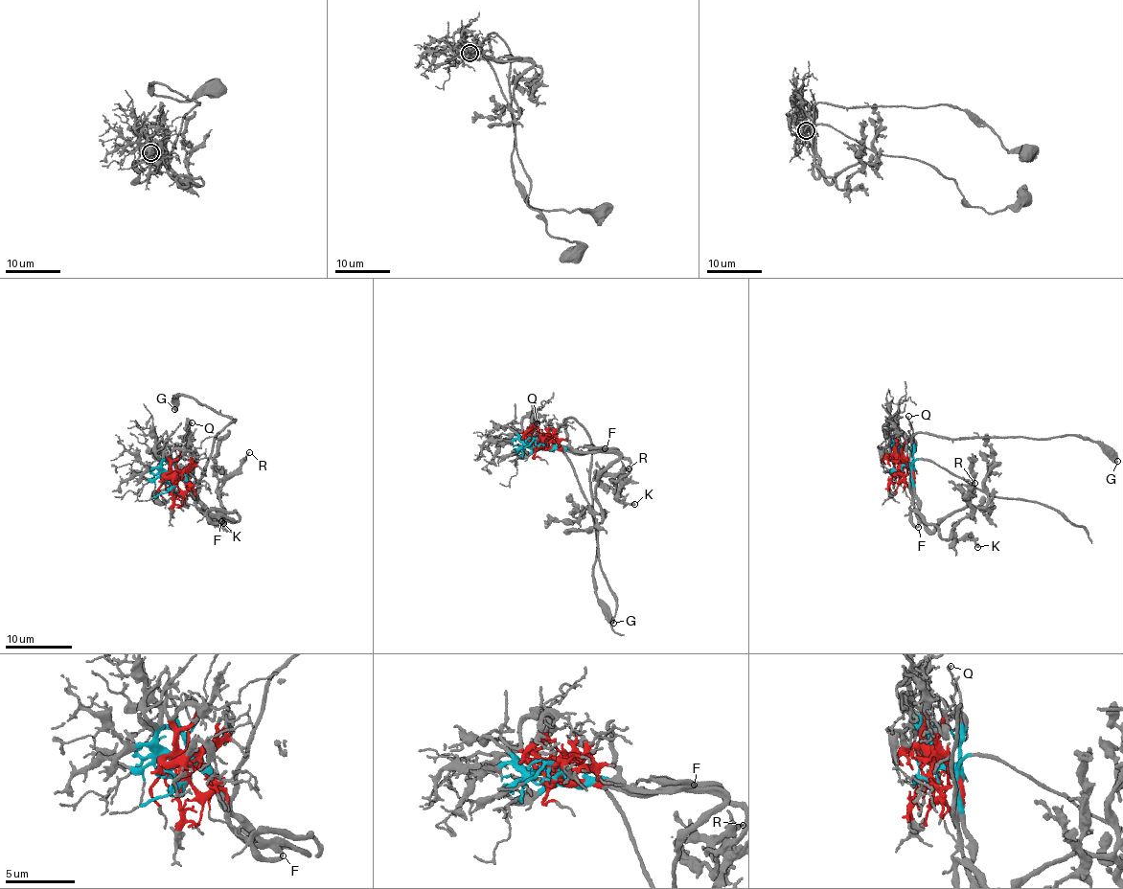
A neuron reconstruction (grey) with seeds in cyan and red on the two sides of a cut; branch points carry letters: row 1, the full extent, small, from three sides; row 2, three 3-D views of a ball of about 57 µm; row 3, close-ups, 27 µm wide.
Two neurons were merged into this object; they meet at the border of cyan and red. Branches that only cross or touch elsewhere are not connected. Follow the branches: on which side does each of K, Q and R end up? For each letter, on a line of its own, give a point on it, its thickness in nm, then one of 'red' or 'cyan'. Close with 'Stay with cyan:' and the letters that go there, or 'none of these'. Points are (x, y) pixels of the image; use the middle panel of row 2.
K: (634, 504) | 260 nm | red
Q: (537, 423) | 130 nm | red
R: (629, 468) | 140 nm | red
Stay with cyan: none of these

